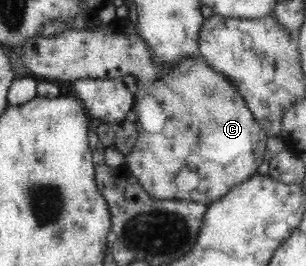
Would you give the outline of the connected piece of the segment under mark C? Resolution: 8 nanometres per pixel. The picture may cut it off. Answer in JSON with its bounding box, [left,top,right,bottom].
[17,20,268,205]

